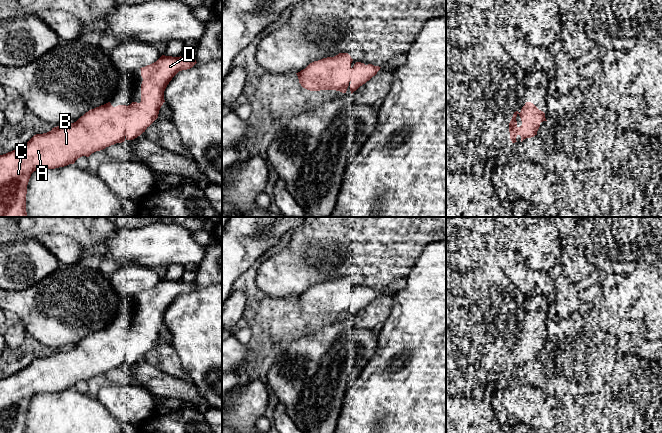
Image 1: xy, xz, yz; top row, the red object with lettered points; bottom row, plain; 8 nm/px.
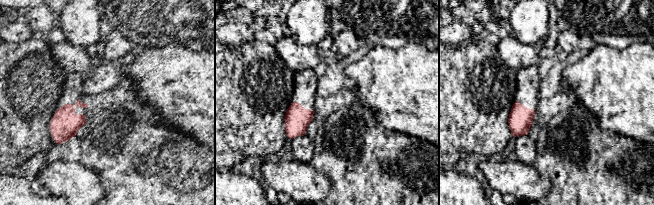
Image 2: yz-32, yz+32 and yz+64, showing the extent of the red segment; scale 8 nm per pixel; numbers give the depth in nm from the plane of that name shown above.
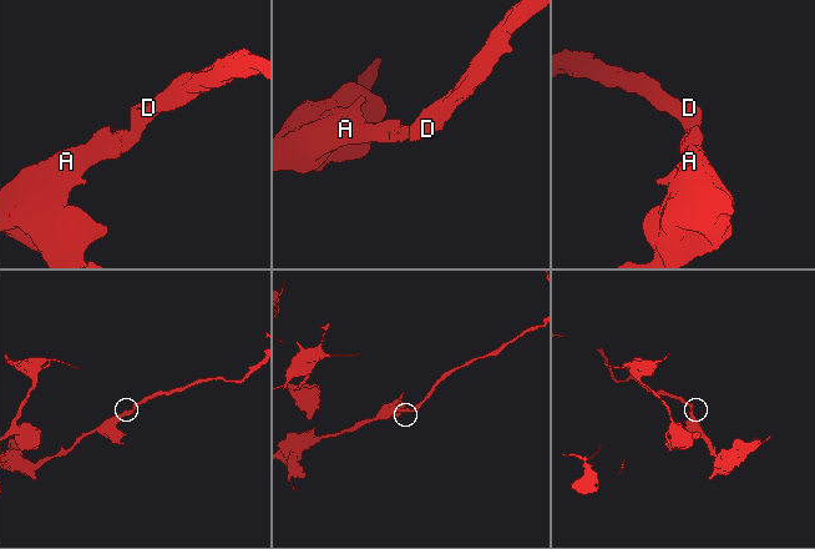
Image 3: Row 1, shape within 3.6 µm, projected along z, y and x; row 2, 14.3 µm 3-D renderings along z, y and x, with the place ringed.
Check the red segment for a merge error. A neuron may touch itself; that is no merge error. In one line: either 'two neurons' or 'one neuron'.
one neuron

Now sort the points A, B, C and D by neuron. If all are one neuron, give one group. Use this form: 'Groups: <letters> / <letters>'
Groups: A B C D

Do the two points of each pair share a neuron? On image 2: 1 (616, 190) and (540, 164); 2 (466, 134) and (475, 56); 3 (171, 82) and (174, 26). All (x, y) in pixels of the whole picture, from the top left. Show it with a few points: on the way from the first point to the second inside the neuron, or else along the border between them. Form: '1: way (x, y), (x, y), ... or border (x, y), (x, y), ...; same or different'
1: way (597, 178), (569, 164), (559, 164); same
2: way (466, 115), (466, 92), (468, 79), (472, 75); same
3: border (172, 44), (149, 50); different

